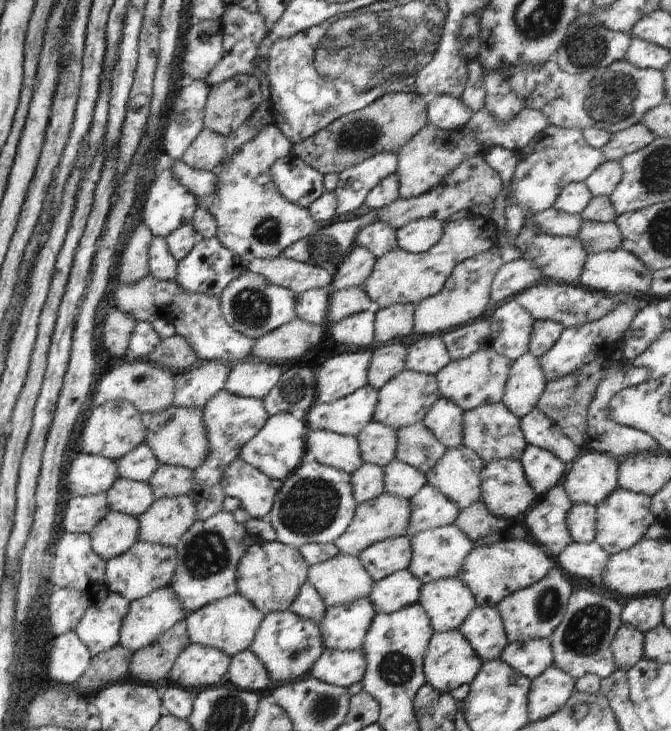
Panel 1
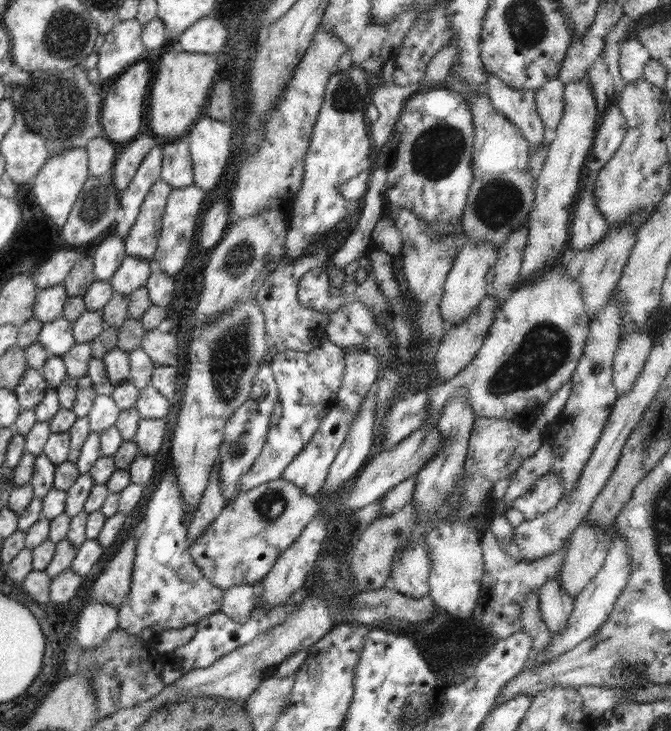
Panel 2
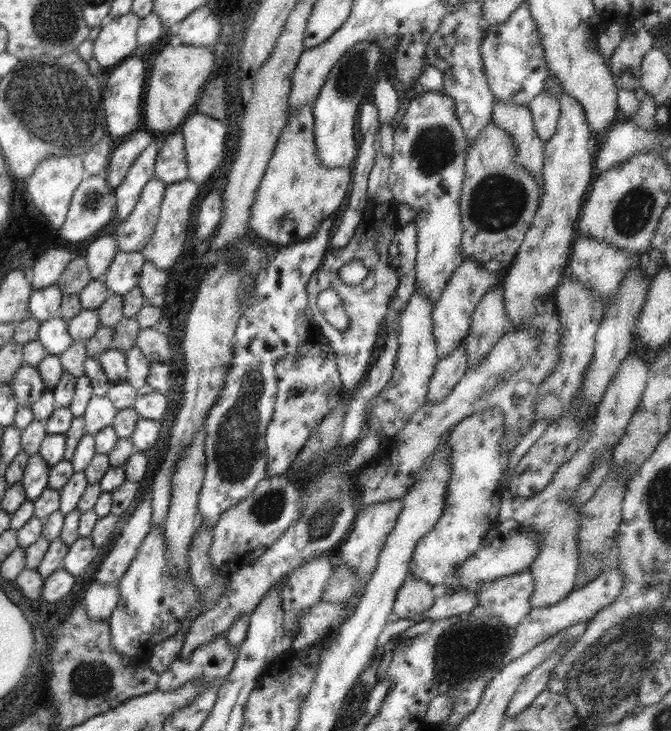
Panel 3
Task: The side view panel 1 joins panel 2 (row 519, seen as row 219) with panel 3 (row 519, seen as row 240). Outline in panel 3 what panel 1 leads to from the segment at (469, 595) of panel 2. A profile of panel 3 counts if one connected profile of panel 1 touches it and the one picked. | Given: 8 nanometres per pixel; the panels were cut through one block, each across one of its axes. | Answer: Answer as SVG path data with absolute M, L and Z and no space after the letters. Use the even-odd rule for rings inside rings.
M492 407L464 417L447 434L451 446L451 475L446 486L446 506L436 526L416 541L409 568L410 574L431 585L444 584L458 592L470 589L461 584L457 571L466 559L482 548L481 542L488 530L498 525L502 494L499 480L504 464L499 442L504 436L504 420L503 412Z

